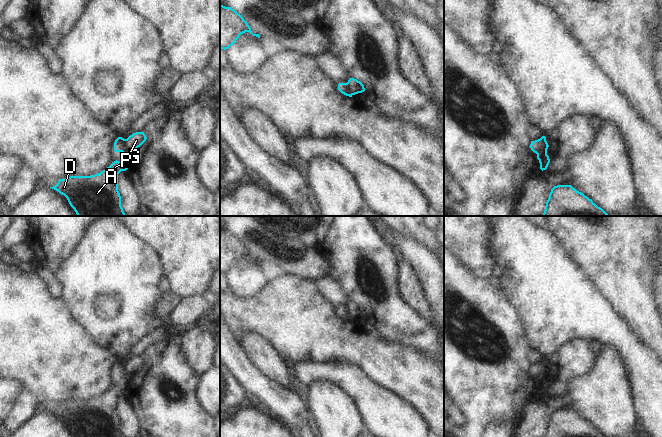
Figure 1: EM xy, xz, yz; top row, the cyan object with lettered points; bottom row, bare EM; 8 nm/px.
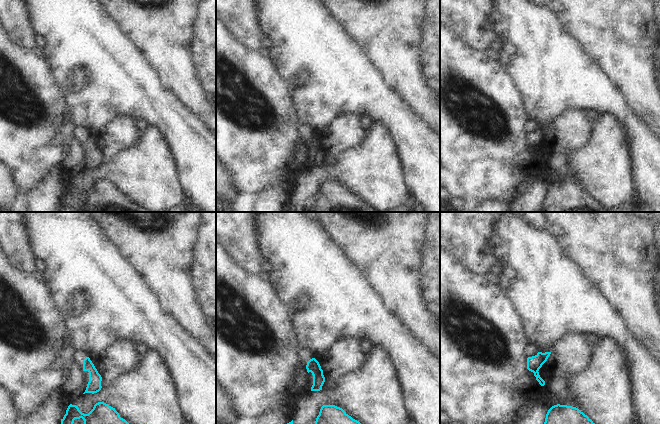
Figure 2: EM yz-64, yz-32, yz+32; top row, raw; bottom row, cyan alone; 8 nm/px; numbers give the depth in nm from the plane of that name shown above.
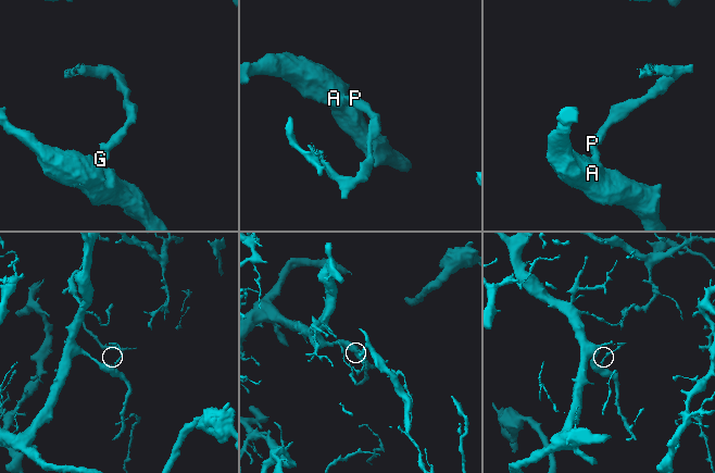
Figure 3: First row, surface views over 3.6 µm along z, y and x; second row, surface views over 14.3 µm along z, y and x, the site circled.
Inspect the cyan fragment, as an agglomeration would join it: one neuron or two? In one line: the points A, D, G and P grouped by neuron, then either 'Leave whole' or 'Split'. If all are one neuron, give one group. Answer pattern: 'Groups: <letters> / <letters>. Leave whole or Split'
Groups: A D G / P. Split.

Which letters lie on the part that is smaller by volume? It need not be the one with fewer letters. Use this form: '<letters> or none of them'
P.

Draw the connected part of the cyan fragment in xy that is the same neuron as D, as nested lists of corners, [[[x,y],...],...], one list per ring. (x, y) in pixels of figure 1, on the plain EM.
[[[118,361],[114,366],[114,375],[123,377],[125,389],[116,384],[98,398],[91,400],[70,400],[65,403],[59,403],[58,407],[50,412],[64,419],[76,437],[124,437],[121,430],[121,420],[118,415],[118,398],[128,393],[133,377],[128,373],[126,366],[127,363],[122,361]]]

